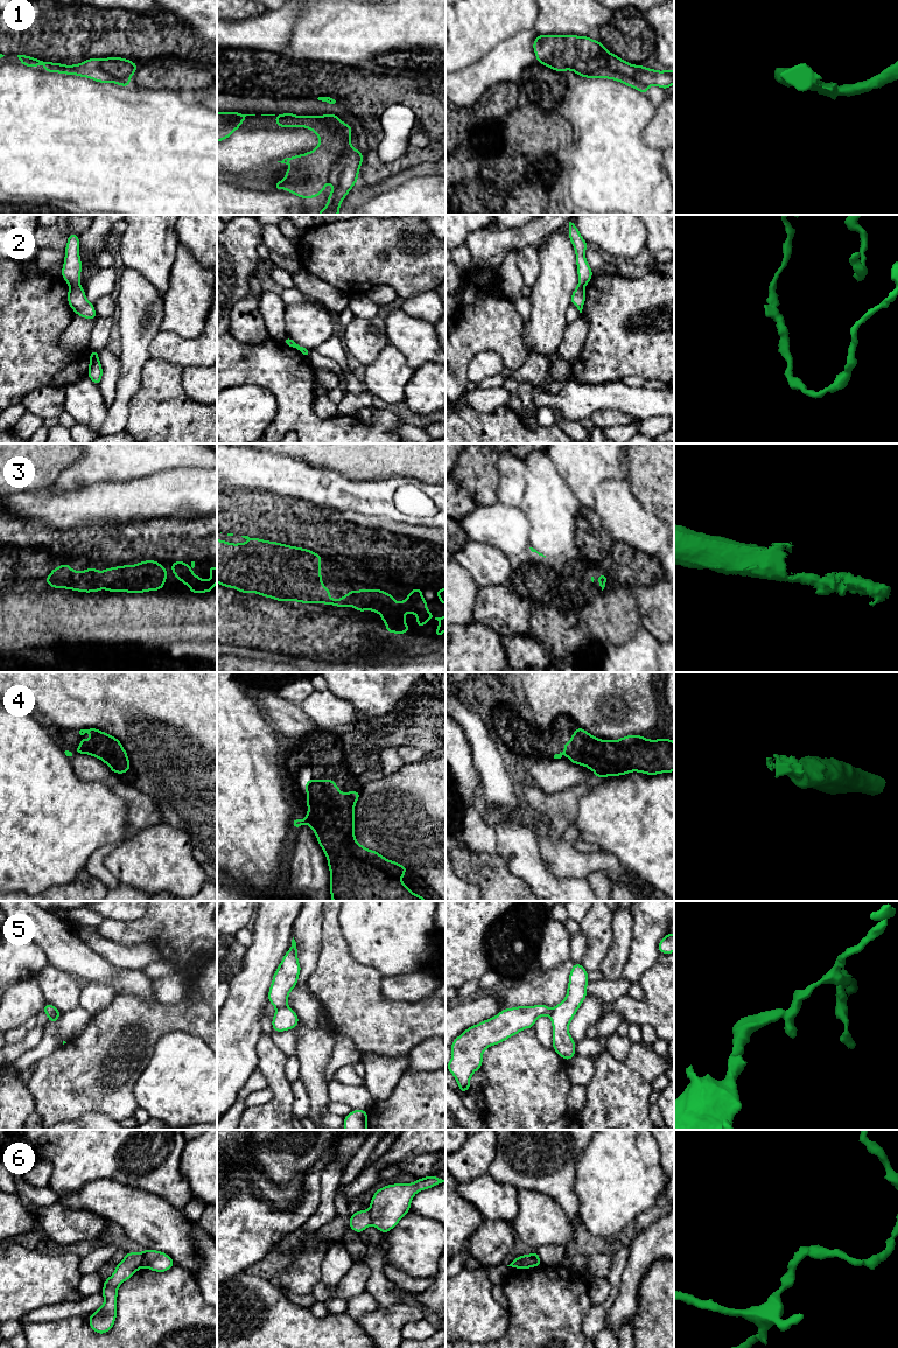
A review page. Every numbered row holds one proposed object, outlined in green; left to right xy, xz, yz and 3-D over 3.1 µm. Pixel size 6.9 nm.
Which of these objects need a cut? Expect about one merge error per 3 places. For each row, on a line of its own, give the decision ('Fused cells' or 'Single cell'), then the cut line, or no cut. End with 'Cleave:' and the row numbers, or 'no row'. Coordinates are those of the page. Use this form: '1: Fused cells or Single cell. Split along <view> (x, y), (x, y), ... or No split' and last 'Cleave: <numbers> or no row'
1: Single cell. No split
2: Fused cells. Split along xy (69, 284), (78, 286)
3: Single cell. No split
4: Single cell. No split
5: Fused cells. Split along xz (286, 1005), (276, 1008)
6: Fused cells. Split along xy (145, 1252), (141, 1266)
Cleave: 2, 5, 6

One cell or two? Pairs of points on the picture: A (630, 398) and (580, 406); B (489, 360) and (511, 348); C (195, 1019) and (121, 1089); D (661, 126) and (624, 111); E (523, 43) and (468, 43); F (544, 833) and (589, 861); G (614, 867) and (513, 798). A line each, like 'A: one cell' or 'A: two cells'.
A: one cell
B: two cells
C: one cell
D: two cells
E: two cells
F: one cell
G: two cells

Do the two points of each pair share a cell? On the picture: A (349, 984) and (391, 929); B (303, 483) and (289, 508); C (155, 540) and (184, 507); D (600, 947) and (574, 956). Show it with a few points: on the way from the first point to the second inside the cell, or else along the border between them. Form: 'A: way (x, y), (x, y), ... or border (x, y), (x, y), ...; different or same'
A: border (346, 942), (358, 962), (373, 966), (381, 976); different
B: border (268, 491), (275, 495), (287, 495), (321, 507); different
C: border (203, 517), (154, 517), (148, 521); different
D: border (581, 934), (586, 938), (587, 950), (579, 962); different

